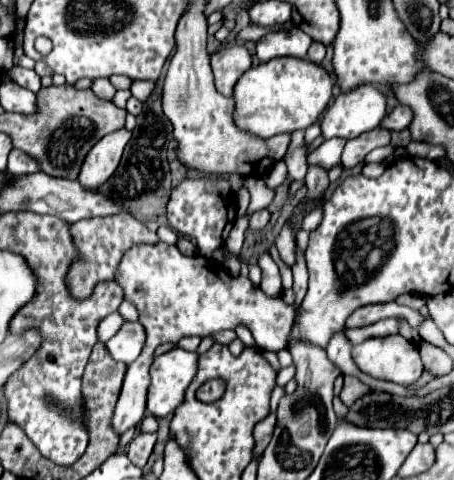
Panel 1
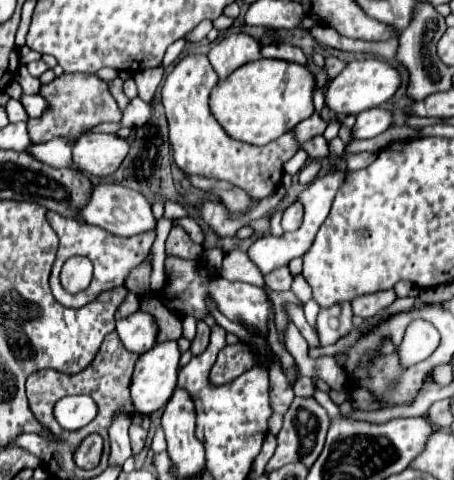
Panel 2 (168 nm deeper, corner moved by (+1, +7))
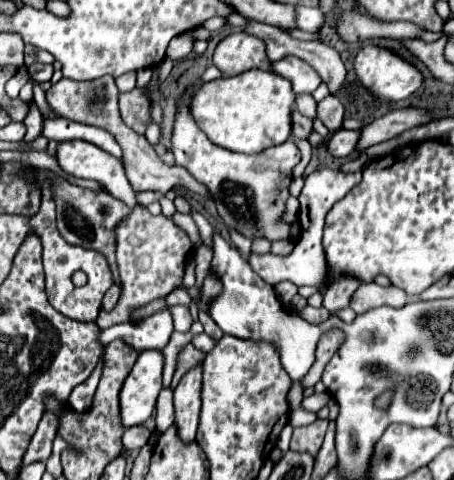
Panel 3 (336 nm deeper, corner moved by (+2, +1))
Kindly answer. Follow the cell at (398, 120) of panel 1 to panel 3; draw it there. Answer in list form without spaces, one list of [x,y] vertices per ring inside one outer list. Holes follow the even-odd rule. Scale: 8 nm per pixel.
[[[339,129],[339,131],[329,135],[329,139],[325,141],[325,147],[333,157],[347,157],[347,155],[353,153],[353,147],[357,145],[357,139],[359,139],[359,131]]]

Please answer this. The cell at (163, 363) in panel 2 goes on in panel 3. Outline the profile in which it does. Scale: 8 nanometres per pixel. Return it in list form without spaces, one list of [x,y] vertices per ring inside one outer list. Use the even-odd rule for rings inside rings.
[[[141,351],[119,395],[121,423],[125,429],[141,425],[151,417],[161,391],[161,373],[161,351]]]

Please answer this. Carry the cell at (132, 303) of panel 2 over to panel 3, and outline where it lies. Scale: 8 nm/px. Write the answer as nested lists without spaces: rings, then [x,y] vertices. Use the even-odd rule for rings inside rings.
[[[133,209],[133,213],[121,221],[115,229],[117,235],[117,265],[123,281],[123,293],[117,307],[111,313],[101,311],[97,317],[97,327],[107,329],[111,325],[129,321],[129,313],[137,307],[143,307],[155,299],[167,297],[173,289],[183,283],[185,261],[191,255],[191,241],[183,229],[179,229],[173,221],[159,215],[153,217],[147,211]]]

